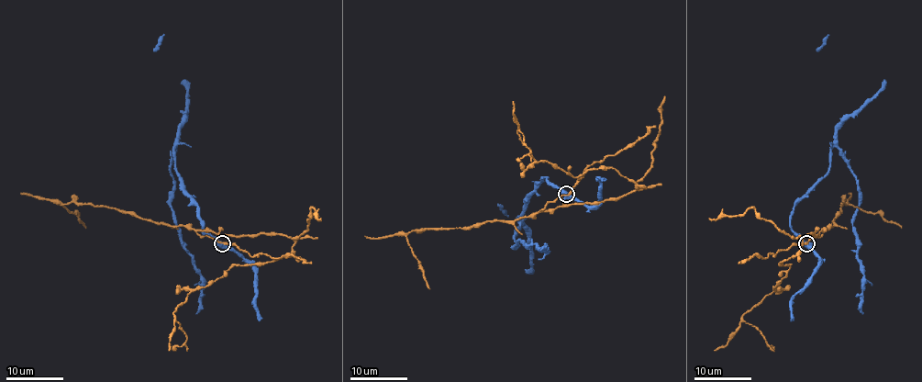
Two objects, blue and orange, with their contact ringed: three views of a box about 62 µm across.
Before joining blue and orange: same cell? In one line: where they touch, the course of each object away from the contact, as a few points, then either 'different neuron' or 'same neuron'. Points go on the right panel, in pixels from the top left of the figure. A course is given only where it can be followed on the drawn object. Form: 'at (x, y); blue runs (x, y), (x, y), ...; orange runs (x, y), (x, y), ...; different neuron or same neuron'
at (806, 243); blue runs (806, 244), (791, 212), (827, 171), (835, 147), (857, 181), (862, 314); orange runs (806, 242), (816, 231), (802, 240), (795, 255), (781, 263), (789, 267), (788, 273), (742, 319), (773, 350); same neuron

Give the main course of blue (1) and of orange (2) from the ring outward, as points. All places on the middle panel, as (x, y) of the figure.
1: (566, 194), (544, 178), (518, 217), (515, 247), (521, 240), (545, 250), (539, 250)
2: (566, 194), (562, 206), (638, 189), (614, 168), (575, 176), (537, 161), (518, 129), (531, 151), (516, 161)

